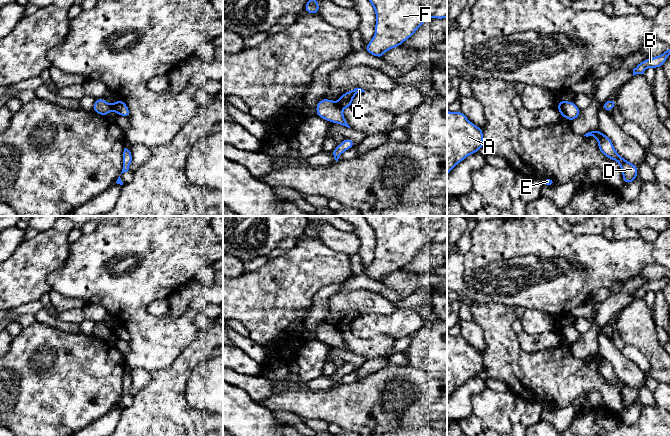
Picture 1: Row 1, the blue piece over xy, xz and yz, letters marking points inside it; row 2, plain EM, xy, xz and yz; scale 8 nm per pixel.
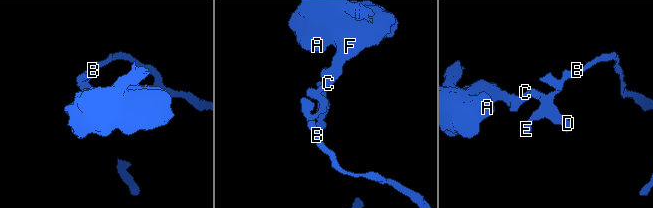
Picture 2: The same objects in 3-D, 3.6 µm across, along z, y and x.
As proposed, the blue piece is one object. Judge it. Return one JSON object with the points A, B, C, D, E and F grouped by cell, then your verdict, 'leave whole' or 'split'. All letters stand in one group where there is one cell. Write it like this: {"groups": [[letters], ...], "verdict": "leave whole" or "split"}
{"groups": [["A", "C", "F"], ["B", "D", "E"]], "verdict": "split"}

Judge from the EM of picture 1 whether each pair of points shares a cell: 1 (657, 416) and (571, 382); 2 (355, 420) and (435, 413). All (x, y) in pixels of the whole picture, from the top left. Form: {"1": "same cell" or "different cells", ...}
{"1": "different cells", "2": "same cell"}

